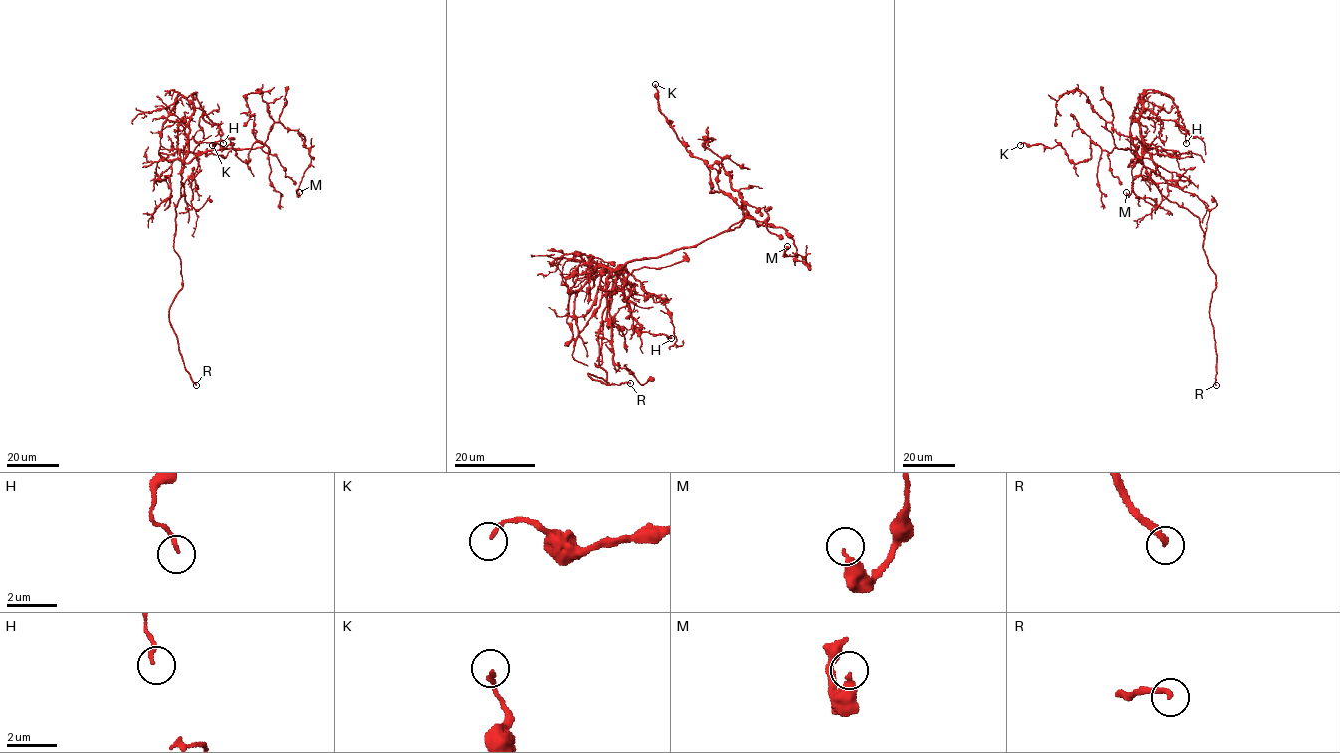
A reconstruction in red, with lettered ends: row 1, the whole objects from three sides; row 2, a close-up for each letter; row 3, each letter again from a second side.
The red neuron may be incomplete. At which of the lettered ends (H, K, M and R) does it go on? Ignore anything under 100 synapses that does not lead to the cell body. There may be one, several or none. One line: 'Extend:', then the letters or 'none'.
Extend: R

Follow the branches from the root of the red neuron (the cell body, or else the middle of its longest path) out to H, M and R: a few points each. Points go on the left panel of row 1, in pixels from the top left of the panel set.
H: (181, 176), (195, 92), (202, 118), (219, 126), (223, 143)
M: (181, 176), (185, 163), (208, 151), (262, 146), (272, 125), (279, 122), (304, 137), (311, 158), (299, 192)
R: (181, 176), (173, 249), (180, 260), (182, 288), (170, 308), (169, 320), (185, 369), (196, 385)

